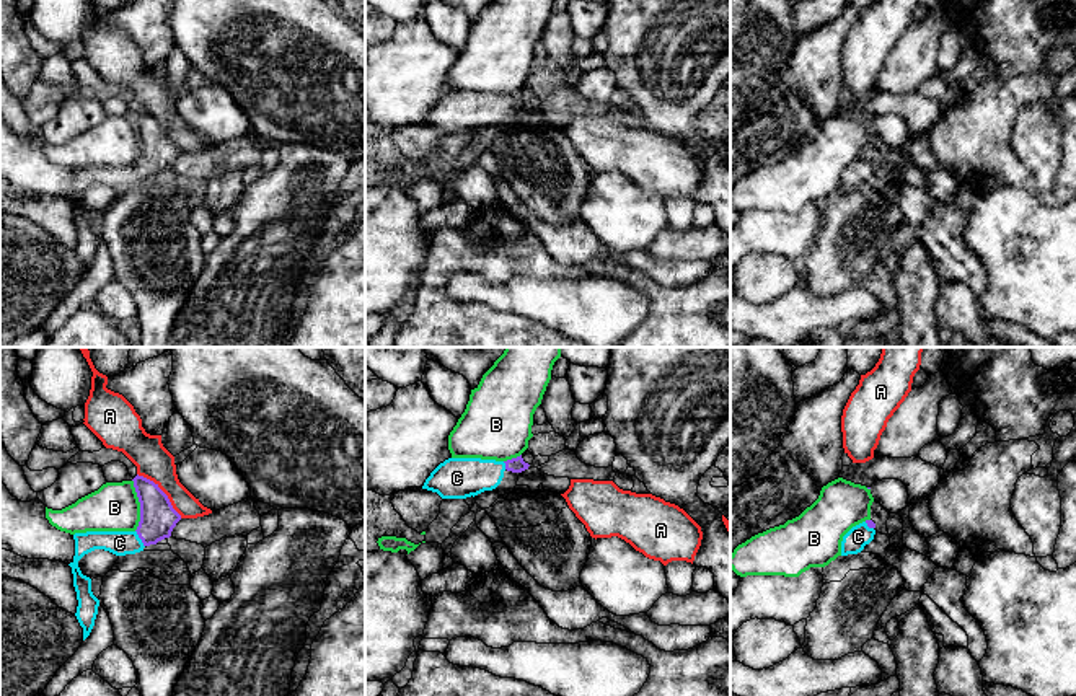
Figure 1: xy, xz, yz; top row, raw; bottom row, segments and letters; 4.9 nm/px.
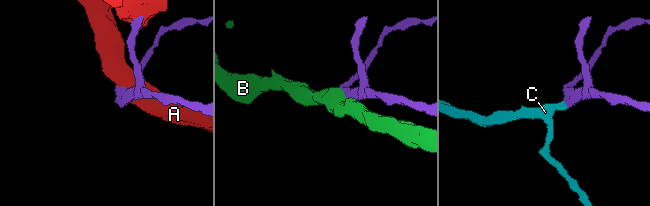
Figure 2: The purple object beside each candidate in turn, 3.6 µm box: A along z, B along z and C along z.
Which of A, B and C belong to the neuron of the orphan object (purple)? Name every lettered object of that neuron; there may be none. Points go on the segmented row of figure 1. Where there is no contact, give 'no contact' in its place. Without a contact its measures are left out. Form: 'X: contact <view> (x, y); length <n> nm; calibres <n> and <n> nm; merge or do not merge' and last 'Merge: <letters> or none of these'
A: contact xy (163, 493); length 320 nm; calibres 180 and 180 nm; do not merge
B: contact xy (141, 506); length 260 nm; calibres 180 and 240 nm; do not merge
C: contact xy (139, 537); length 100 nm; calibres 180 and 120 nm; merge
Merge: C

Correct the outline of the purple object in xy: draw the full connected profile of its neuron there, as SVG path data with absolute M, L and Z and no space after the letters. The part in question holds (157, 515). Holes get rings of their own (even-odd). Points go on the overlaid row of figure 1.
M135 476L134 487L140 502L140 522L135 531L86 531L75 533L75 556L68 564L77 592L77 619L83 628L83 641L90 636L98 615L99 600L91 592L91 579L83 575L78 561L95 551L104 549L116 556L135 554L145 546L170 538L181 515L173 509L168 496L153 481Z

